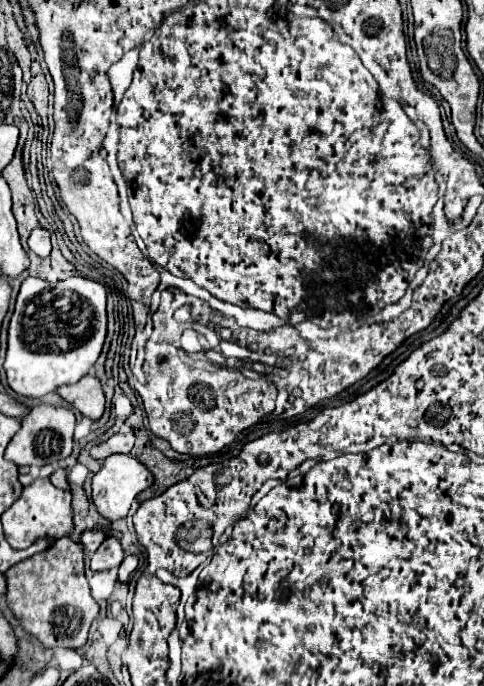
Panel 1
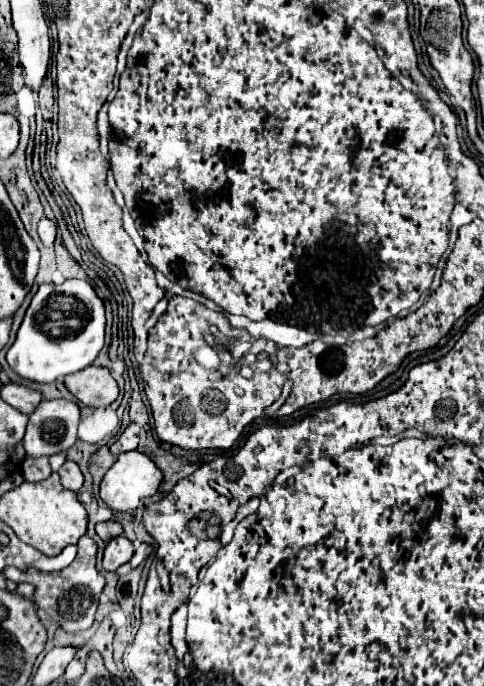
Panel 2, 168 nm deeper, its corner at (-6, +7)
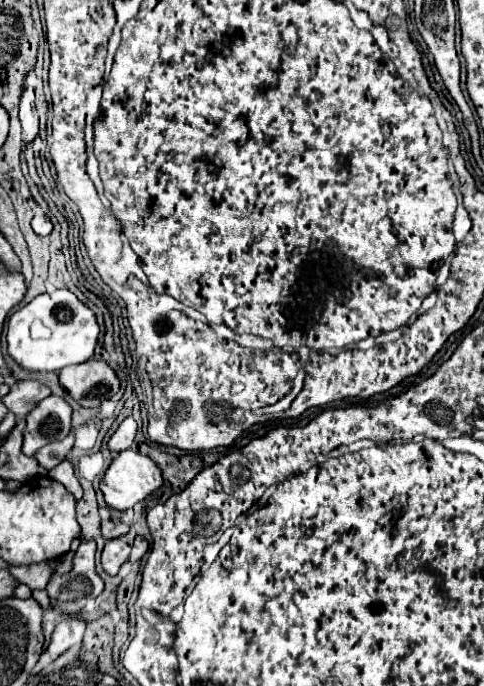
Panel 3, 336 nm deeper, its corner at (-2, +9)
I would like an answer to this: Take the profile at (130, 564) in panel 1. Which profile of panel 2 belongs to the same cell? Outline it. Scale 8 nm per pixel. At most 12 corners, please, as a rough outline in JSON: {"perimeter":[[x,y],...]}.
{"perimeter":[[141,543],[135,549],[131,567],[137,567],[141,561],[151,555],[151,545]]}

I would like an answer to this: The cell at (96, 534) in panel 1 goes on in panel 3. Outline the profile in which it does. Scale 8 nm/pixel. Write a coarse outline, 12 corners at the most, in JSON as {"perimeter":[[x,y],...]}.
{"perimeter":[[103,521],[103,539],[115,539],[129,531],[123,521]]}

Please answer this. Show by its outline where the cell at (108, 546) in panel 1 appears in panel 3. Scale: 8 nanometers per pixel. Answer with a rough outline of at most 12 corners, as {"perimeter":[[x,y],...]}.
{"perimeter":[[111,539],[101,553],[107,575],[117,575],[129,559],[131,545]]}

